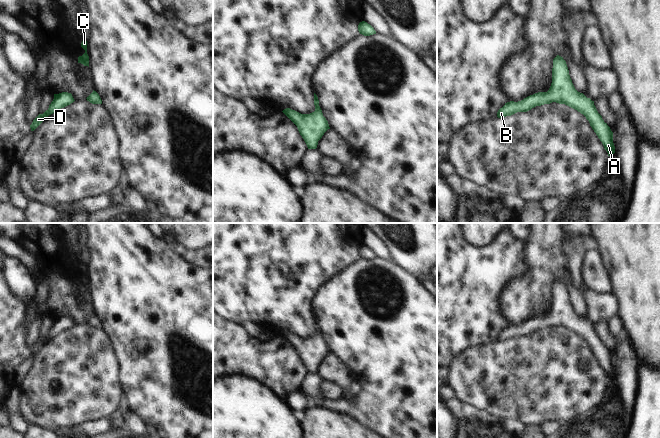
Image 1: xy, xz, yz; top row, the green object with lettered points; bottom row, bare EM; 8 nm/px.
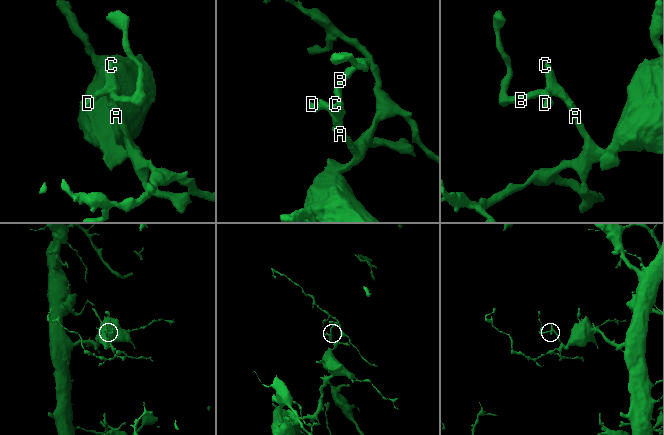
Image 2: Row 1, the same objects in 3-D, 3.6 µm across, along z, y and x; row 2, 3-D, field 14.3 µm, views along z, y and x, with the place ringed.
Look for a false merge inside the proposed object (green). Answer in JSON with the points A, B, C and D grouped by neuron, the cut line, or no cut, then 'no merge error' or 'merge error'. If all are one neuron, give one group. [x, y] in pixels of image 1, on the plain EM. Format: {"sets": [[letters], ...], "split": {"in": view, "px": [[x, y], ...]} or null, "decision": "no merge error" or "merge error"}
{"sets": [["A", "B", "C", "D"]], "split": null, "decision": "no merge error"}

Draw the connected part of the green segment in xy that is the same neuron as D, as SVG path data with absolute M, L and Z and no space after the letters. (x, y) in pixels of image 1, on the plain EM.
M62 316L59 318L54 318L54 323L49 329L49 332L43 337L39 338L30 349L31 355L34 355L49 339L53 338L54 336L64 332L75 324L71 317Z

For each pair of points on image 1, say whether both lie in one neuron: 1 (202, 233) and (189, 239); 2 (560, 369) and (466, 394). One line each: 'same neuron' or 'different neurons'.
1: same neuron
2: same neuron

